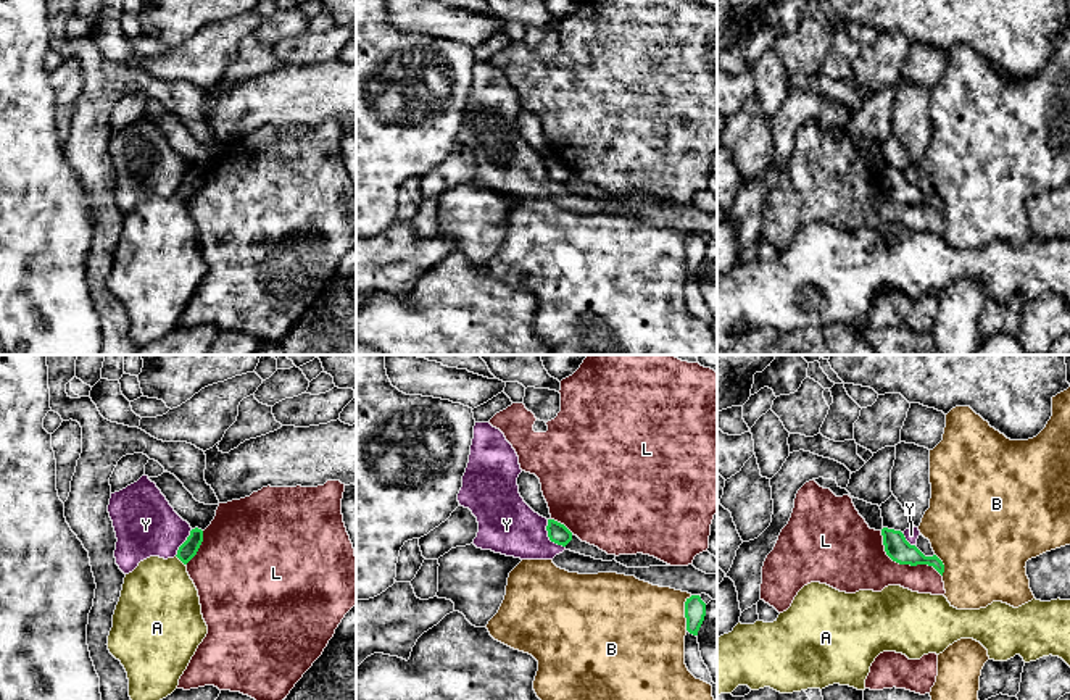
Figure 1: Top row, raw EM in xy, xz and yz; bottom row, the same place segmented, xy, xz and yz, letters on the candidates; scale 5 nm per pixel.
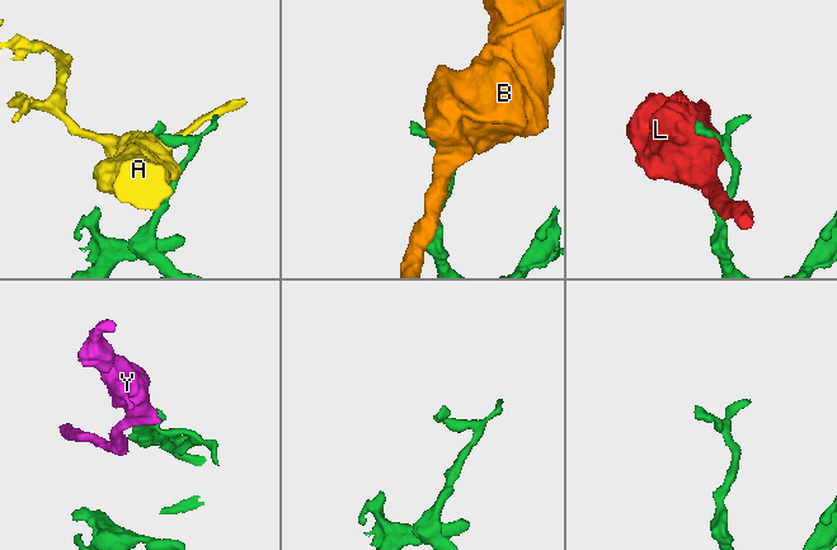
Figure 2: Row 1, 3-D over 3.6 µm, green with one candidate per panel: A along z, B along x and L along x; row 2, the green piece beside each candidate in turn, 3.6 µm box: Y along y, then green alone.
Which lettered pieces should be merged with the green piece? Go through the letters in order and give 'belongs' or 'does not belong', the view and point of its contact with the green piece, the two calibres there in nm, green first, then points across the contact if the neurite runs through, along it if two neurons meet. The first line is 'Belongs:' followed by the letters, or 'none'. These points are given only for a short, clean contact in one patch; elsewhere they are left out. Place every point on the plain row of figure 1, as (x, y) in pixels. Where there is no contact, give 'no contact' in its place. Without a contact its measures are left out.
Belongs: none
A: does not belong | xy (179, 197) | 90/400 nm
B: does not belong | xz (685, 252) | 110/460 nm
L: does not belong | yz (903, 202) | 120/320 nm
Y: does not belong | xz (548, 174) | 100/280 nm | along xz (547, 158), (547, 174), (564, 186)

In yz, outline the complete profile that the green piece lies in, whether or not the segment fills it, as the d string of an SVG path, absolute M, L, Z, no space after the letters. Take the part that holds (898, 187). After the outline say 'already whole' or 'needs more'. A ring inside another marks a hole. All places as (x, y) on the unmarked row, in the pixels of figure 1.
M883 166L881 174L885 190L893 200L910 205L928 203L933 205L943 215L944 211L943 200L936 194L925 195L915 184L910 184L906 179L901 169Z; already whole

